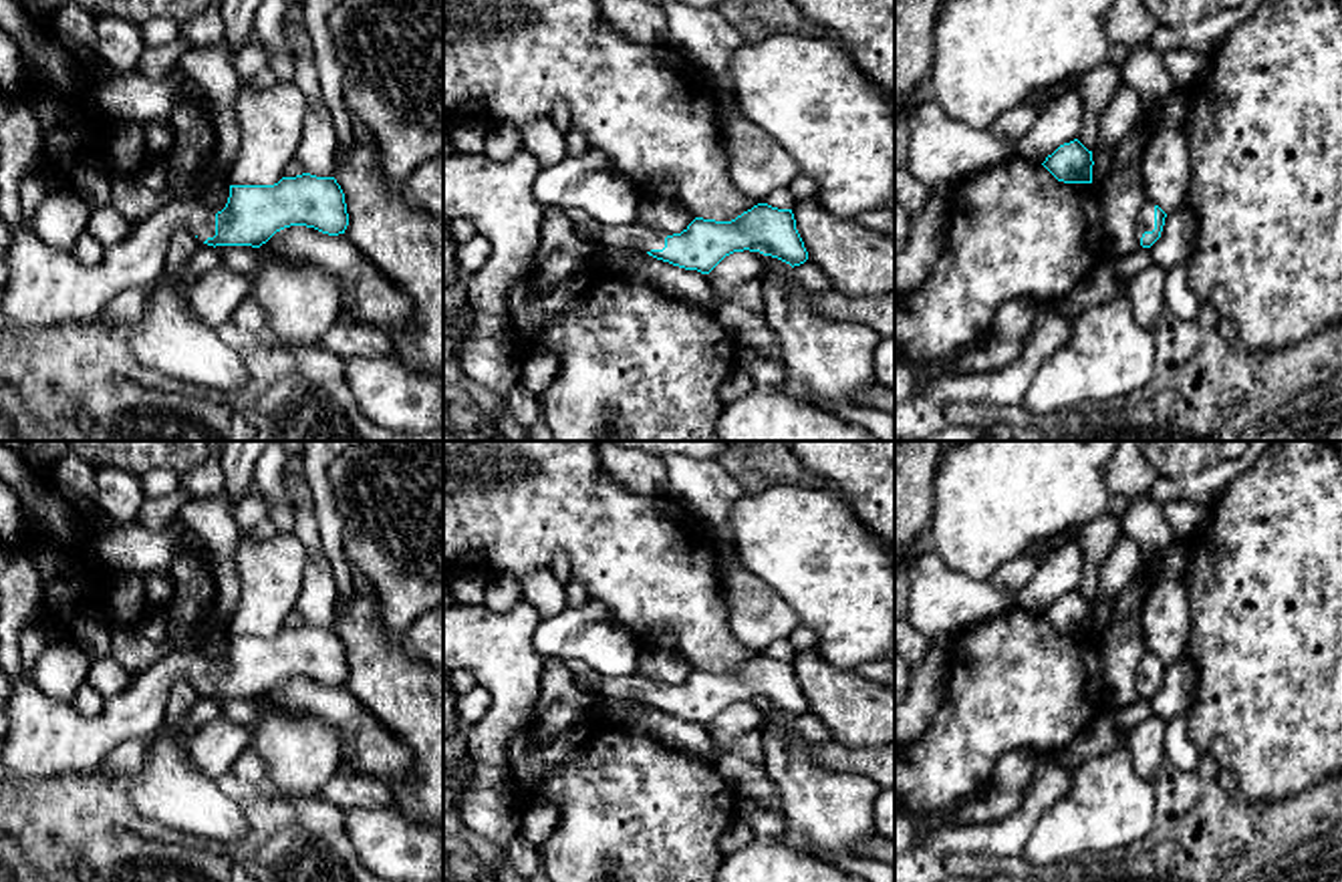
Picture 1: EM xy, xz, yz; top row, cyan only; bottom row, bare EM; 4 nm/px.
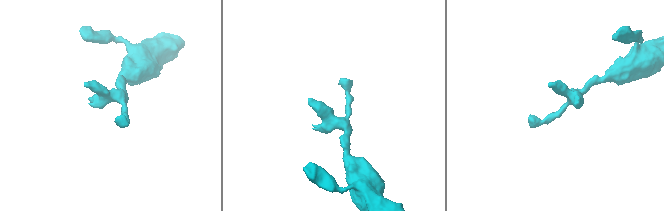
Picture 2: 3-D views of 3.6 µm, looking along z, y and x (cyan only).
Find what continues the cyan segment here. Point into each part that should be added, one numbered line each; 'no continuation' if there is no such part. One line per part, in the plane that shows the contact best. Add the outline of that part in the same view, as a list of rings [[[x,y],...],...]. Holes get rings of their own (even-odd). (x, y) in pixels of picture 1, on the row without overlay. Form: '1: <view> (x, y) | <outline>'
1: yz (1145, 673) | [[[1151,650],[1145,652],[1145,656],[1138,663],[1136,671],[1136,687],[1143,689],[1145,683],[1155,681],[1155,654]]]

